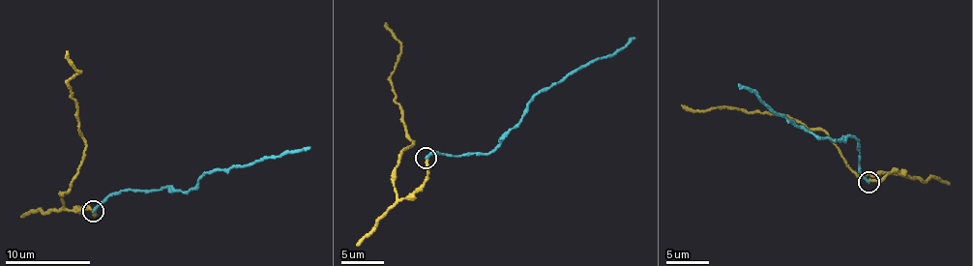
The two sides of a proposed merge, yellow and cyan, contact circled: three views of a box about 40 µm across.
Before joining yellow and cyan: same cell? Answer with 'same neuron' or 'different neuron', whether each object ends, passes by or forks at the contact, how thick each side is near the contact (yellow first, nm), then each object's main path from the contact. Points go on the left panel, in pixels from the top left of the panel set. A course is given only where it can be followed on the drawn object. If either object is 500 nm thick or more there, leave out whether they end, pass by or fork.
same neuron; yellow ends there; cyan ends there; 240 nm thick on the yellow side, 200 nm on the other; yellow runs (94, 211), (64, 206), (61, 192), (78, 171), (85, 143), (68, 79), (80, 70), (67, 51); cyan runs (94, 211), (111, 194), (129, 190), (156, 191), (161, 188), (183, 192), (194, 187), (206, 174), (309, 148)

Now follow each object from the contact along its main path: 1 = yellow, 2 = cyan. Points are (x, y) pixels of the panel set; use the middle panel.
1: (427, 160), (426, 179), (398, 197), (398, 154), (413, 141), (390, 73), (400, 44), (386, 22)
2: (427, 158), (443, 153), (459, 156), (487, 154), (514, 129), (535, 95), (590, 63), (611, 57), (634, 37)

